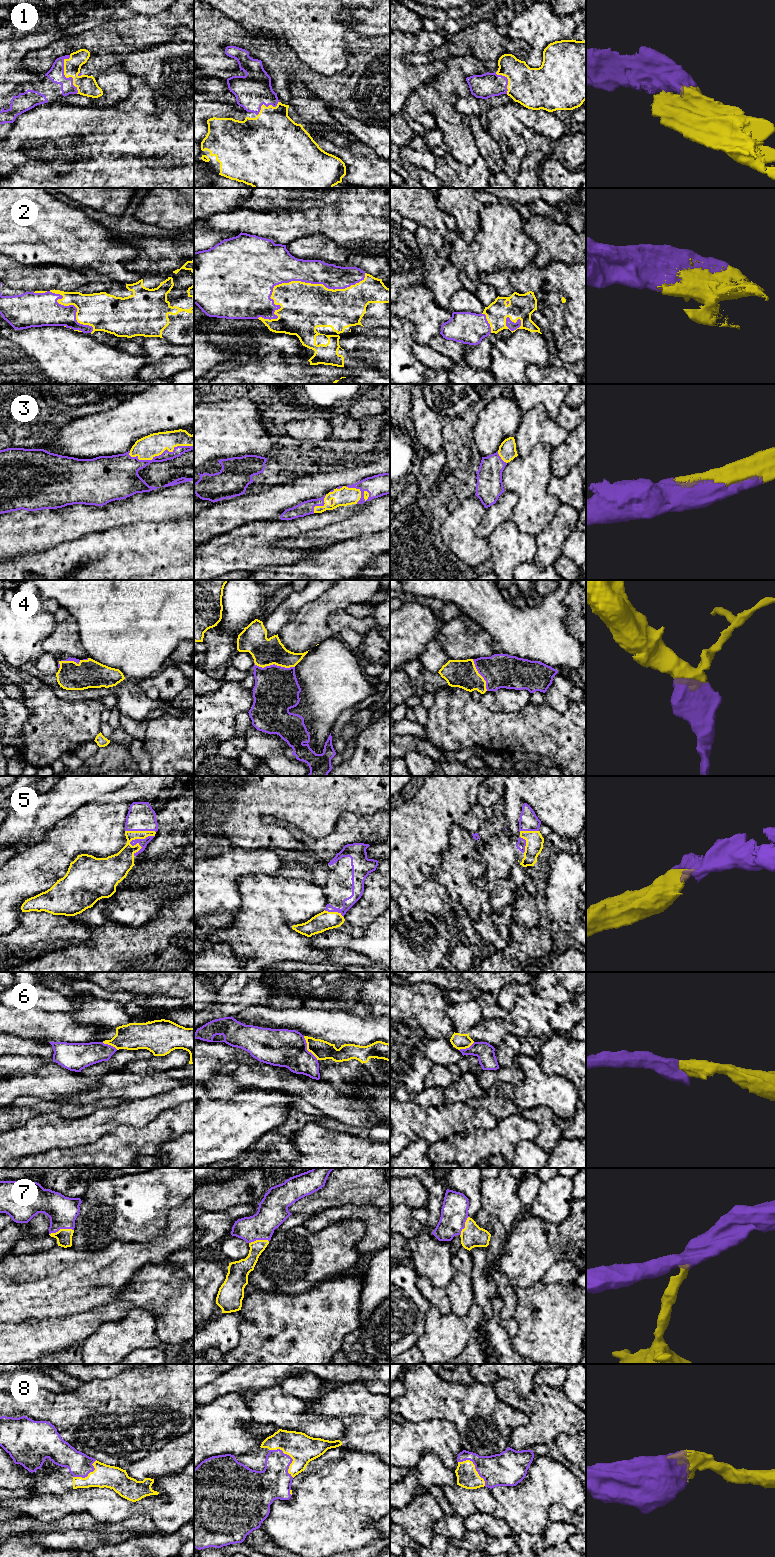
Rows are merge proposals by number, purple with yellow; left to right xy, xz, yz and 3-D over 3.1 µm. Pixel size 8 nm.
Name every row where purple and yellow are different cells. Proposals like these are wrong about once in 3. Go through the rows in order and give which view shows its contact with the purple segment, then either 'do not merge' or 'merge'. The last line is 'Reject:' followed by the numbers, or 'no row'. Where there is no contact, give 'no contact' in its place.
1: contact in xy; merge
2: contact in xz; merge
3: contact in xy; merge
4: contact in xz; merge
5: contact in xy; merge
6: contact in xz; do not merge
7: contact in xy; merge
8: contact in xz; merge
Reject: 6

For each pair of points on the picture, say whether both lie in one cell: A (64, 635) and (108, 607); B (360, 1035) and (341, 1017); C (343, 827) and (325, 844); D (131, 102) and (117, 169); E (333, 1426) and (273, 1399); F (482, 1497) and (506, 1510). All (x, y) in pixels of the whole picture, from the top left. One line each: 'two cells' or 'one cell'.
A: two cells
B: one cell
C: one cell
D: two cells
E: one cell
F: two cells

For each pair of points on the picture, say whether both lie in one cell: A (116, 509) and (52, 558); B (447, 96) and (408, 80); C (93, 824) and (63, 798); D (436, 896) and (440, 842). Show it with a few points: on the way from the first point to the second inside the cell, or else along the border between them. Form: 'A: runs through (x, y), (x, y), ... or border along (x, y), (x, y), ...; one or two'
A: border along (102, 532), (88, 533), (57, 546); two
B: border along (440, 73), (429, 81), (421, 83), (414, 90); two
C: border along (97, 799), (84, 803), (76, 809); two
D: runs through (421, 881), (415, 875), (415, 860), (425, 850); one

